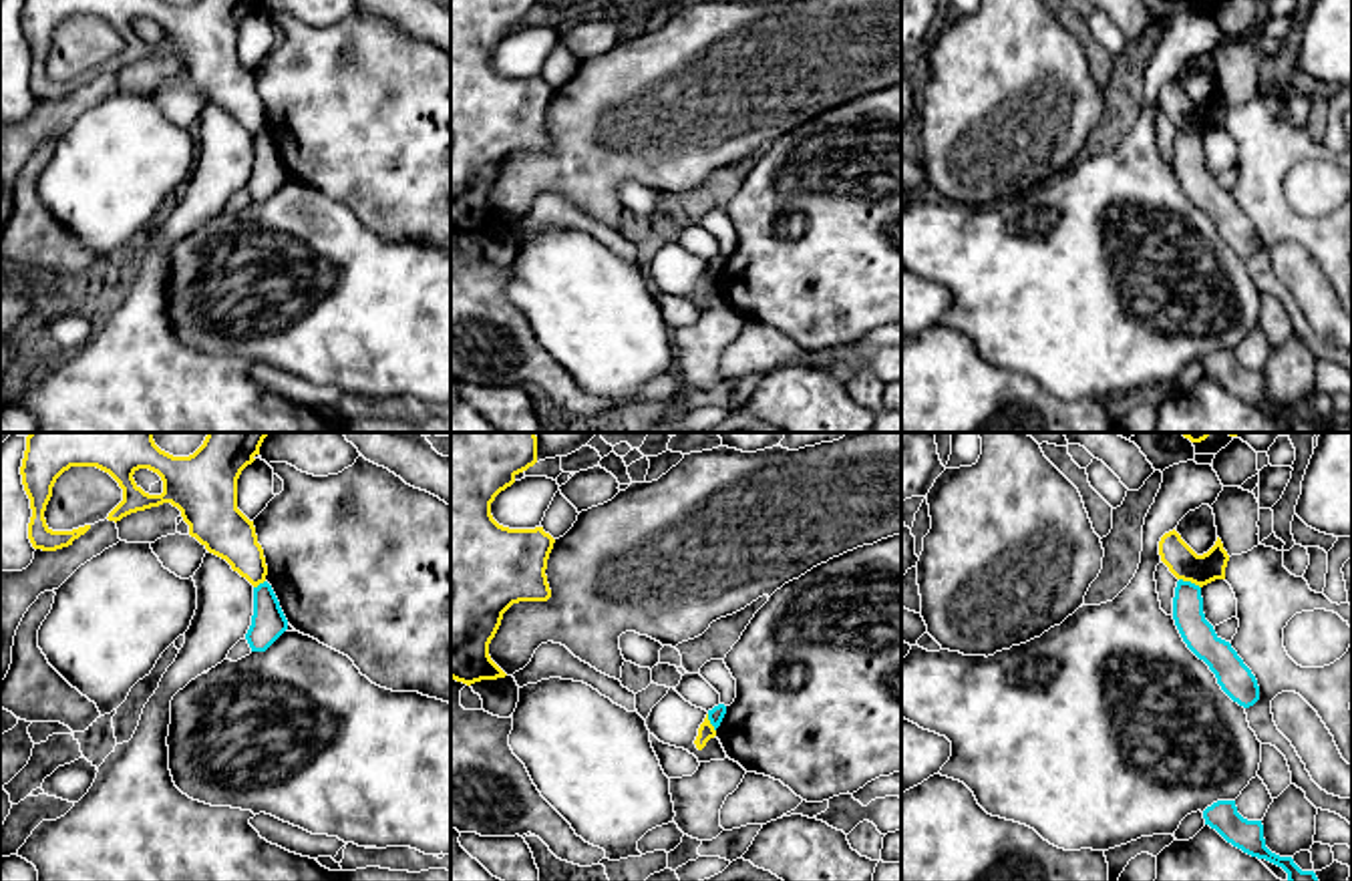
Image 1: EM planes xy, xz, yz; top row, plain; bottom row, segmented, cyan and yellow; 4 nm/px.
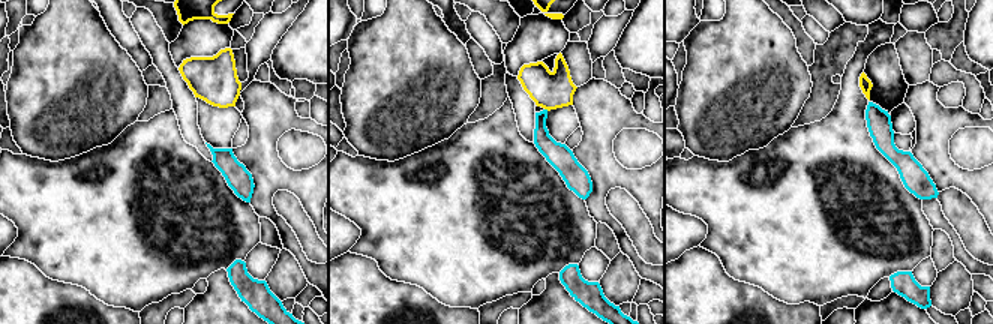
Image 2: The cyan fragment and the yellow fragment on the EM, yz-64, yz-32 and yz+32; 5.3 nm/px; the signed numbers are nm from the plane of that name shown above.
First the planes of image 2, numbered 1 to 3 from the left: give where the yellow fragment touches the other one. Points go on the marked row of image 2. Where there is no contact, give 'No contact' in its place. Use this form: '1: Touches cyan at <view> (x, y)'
1: No contact
2: No contact
3: No contact

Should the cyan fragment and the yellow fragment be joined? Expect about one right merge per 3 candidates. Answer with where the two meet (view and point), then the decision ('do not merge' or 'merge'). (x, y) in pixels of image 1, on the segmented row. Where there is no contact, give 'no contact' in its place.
contact yz (1190, 582); do not merge

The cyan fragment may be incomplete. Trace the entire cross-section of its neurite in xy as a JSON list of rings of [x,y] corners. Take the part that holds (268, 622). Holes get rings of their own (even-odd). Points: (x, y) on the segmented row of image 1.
[[[268,581],[254,587],[254,615],[245,640],[251,652],[266,652],[284,632],[288,620]]]

